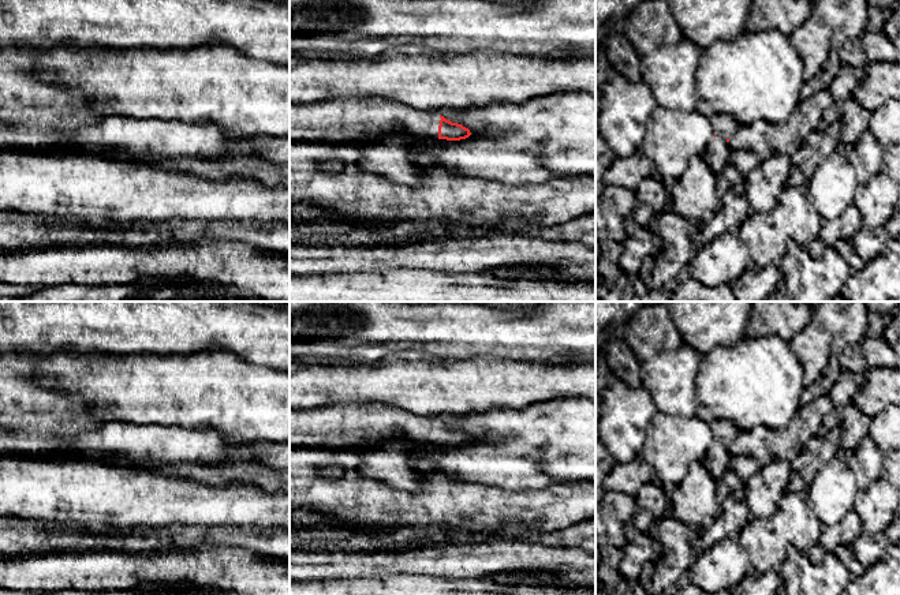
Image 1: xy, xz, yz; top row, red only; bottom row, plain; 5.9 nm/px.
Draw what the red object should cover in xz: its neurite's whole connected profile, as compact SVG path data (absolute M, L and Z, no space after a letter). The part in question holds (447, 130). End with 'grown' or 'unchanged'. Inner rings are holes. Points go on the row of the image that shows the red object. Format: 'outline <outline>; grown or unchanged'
outline M381 98L290 105L290 141L361 141L363 136L384 135L396 124L422 138L460 141L471 135L468 128L437 112Z; grown

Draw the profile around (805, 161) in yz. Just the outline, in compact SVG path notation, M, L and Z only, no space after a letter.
M841 121L826 130L814 130L807 135L800 149L791 157L792 166L787 186L807 186L818 164L840 147Z

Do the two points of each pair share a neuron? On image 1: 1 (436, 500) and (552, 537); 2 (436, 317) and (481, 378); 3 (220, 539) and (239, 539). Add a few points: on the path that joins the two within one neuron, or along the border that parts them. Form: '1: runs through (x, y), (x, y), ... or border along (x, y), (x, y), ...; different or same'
1: border along (574, 524), (542, 532); different
2: border along (433, 358), (499, 358); different
3: runs through (224, 539), (235, 539); same

